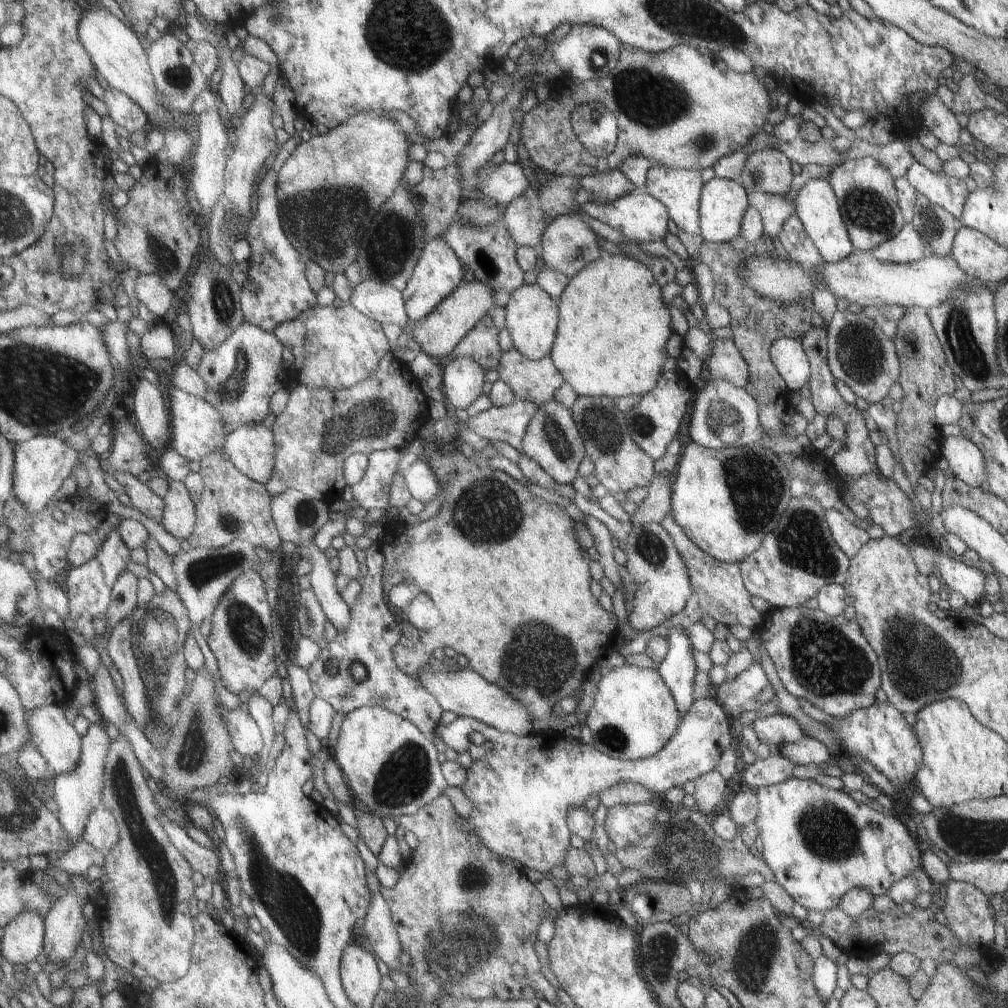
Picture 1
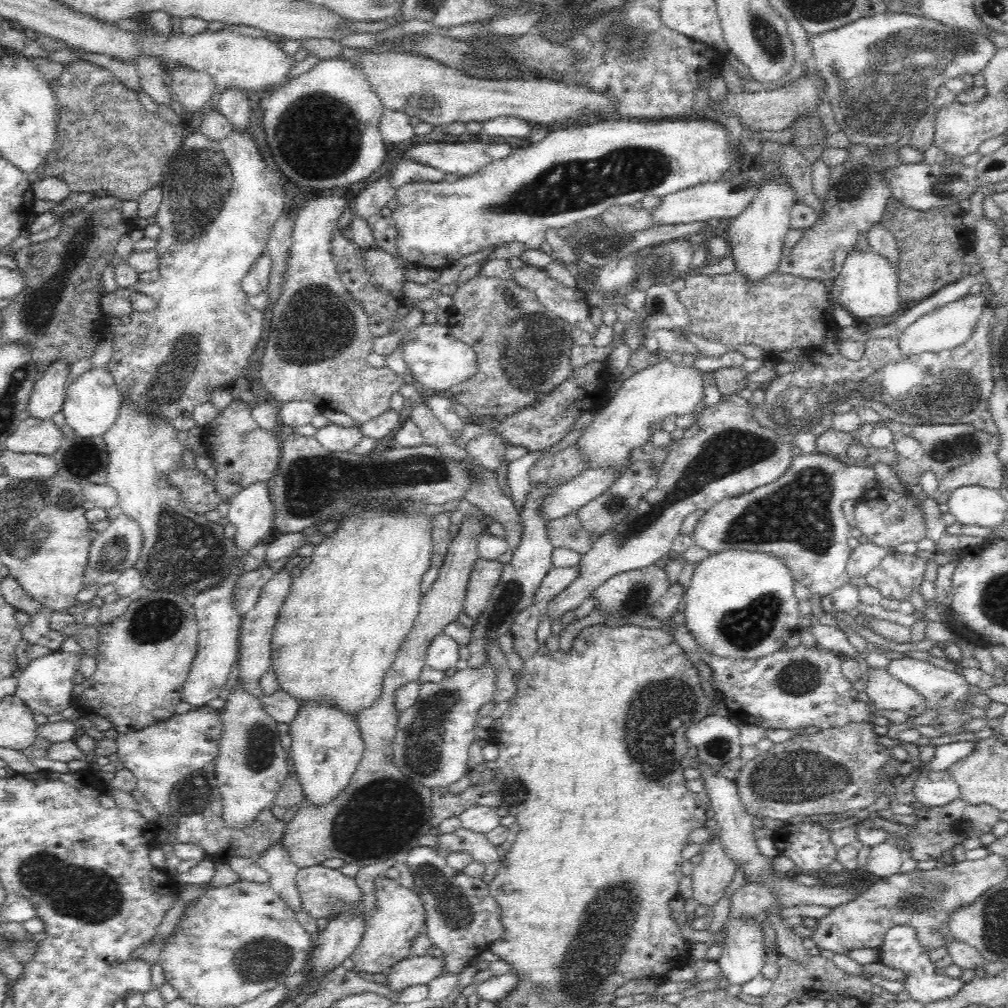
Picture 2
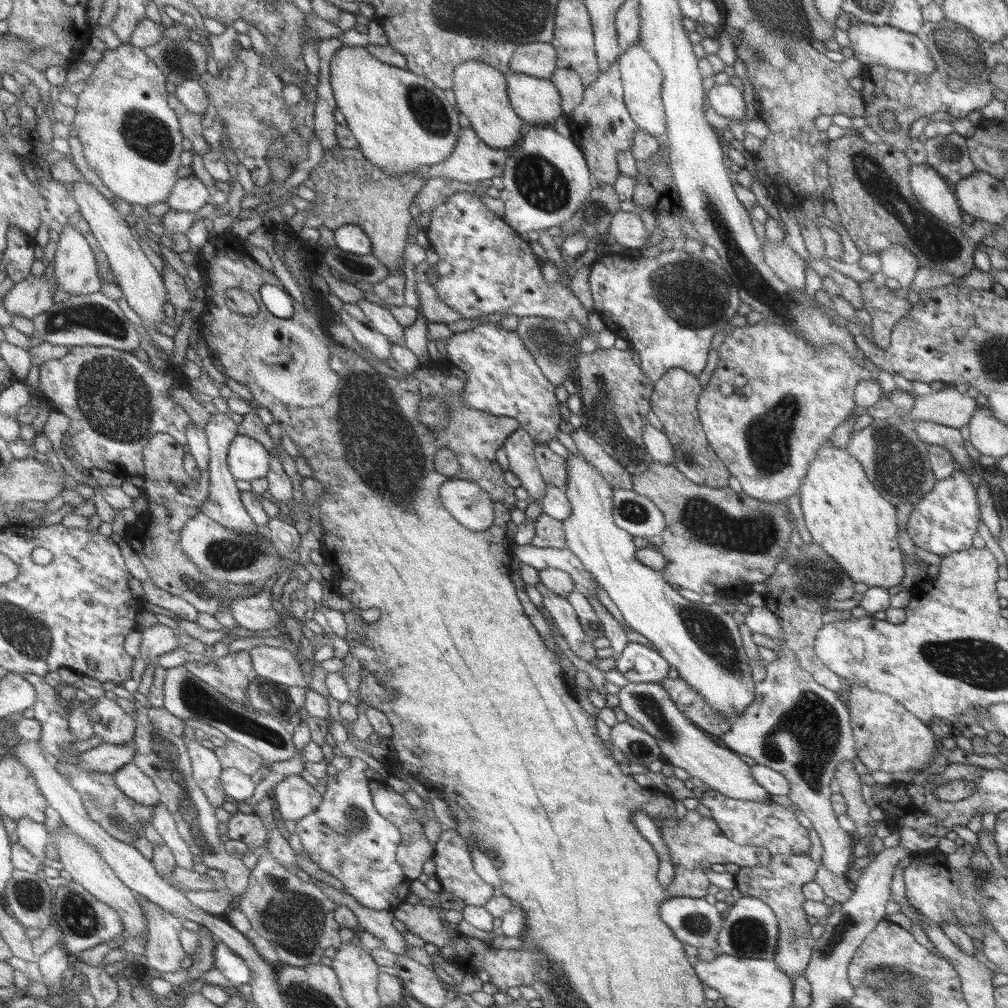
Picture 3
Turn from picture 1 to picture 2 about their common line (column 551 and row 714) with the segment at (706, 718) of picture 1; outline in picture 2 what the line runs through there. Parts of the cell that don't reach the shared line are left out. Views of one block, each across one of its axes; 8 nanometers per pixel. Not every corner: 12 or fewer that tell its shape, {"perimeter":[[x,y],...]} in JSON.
{"perimeter":[[839,654],[712,659],[729,716],[774,730],[869,721]]}

